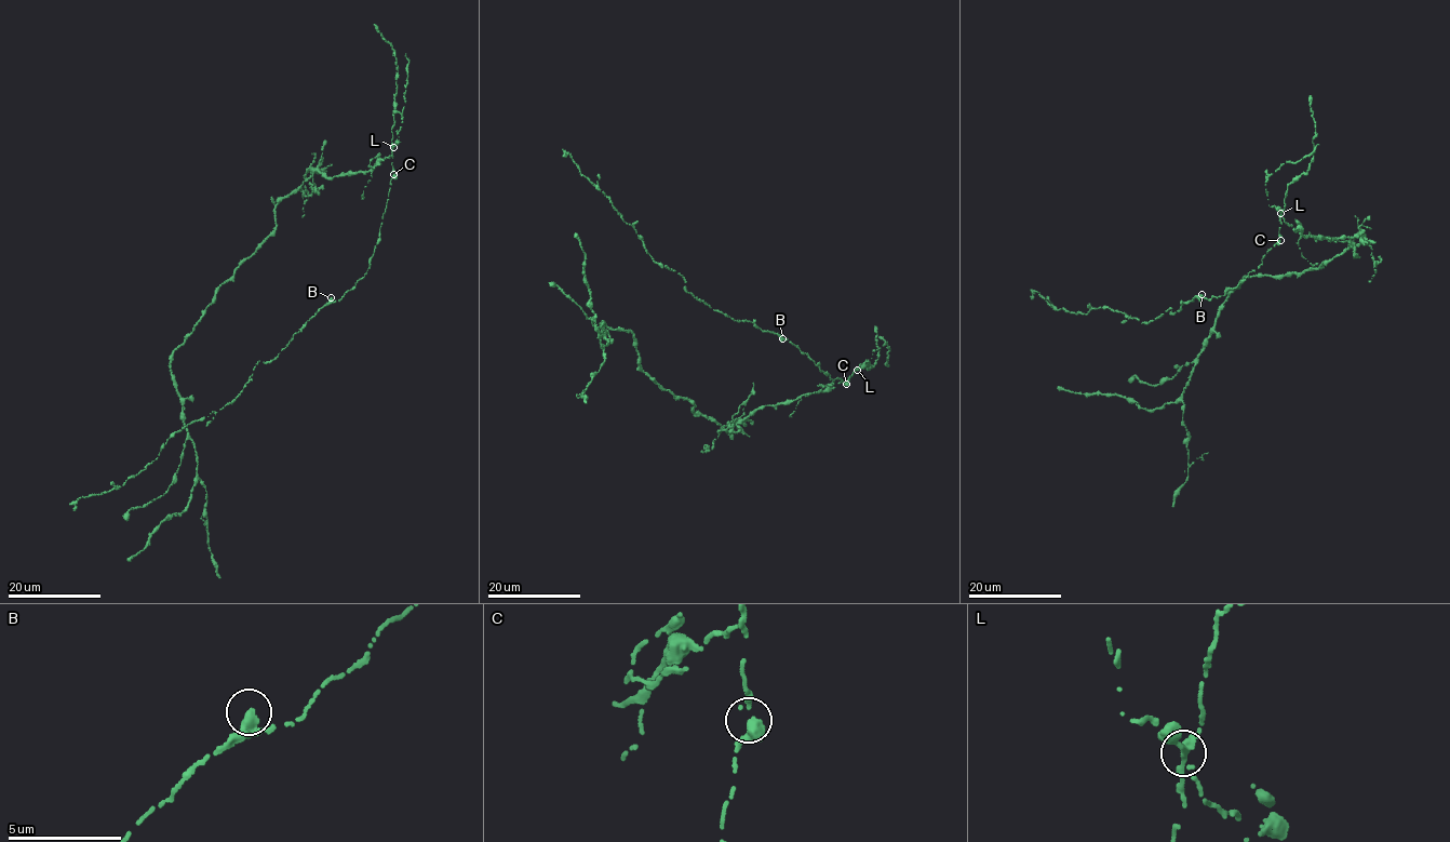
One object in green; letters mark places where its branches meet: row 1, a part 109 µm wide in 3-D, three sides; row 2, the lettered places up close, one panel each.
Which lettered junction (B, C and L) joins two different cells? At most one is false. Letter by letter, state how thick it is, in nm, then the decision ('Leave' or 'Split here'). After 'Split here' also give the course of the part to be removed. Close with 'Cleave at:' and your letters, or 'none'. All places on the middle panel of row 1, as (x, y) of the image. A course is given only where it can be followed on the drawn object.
B: Thickness 280 nm. Leave
C: Thickness 360 nm. Leave
L: Thickness 240 nm. Split here. Course of the part to remove: (857, 370), (729, 433), (642, 370), (634, 334), (601, 323), (600, 343), (575, 234)
Cleave at: L

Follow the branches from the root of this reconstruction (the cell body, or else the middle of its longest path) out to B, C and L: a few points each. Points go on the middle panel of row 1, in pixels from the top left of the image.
B: (815, 392), (833, 388), (854, 372), (846, 384), (838, 378), (830, 379), (808, 356), (782, 338)
C: (815, 392), (833, 388), (854, 372), (846, 384)
L: (815, 392), (833, 388), (857, 370)

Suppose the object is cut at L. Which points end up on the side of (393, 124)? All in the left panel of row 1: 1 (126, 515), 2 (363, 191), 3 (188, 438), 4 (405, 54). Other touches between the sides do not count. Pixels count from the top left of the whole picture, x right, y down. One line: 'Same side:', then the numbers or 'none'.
Same side: none

